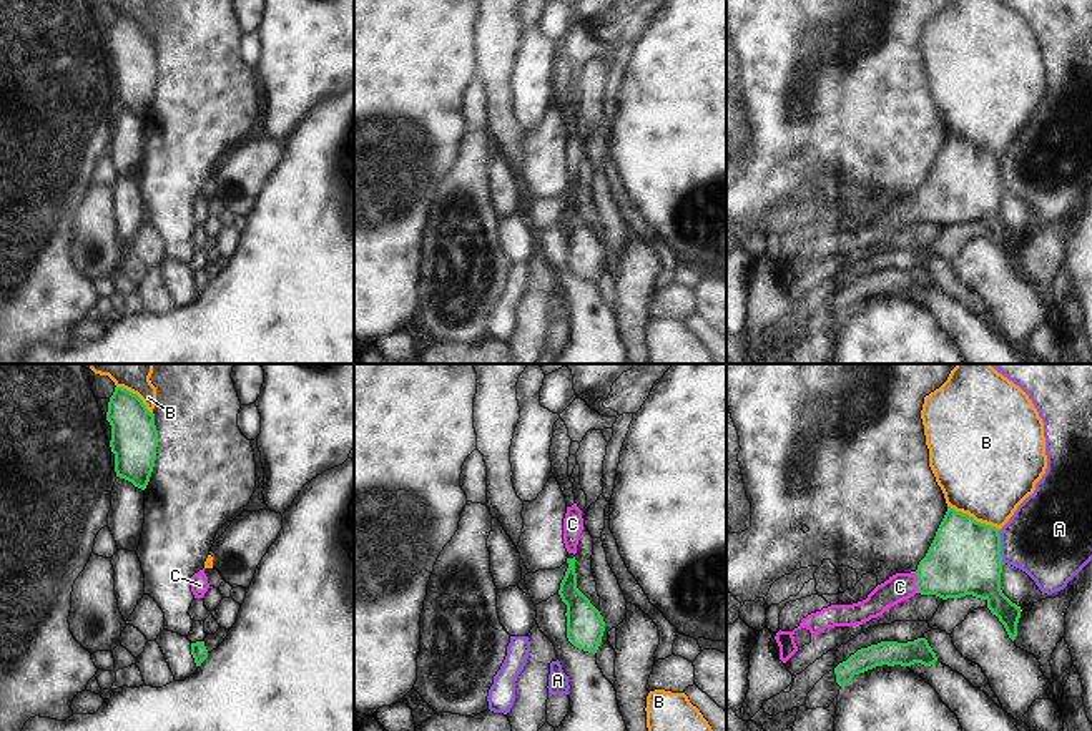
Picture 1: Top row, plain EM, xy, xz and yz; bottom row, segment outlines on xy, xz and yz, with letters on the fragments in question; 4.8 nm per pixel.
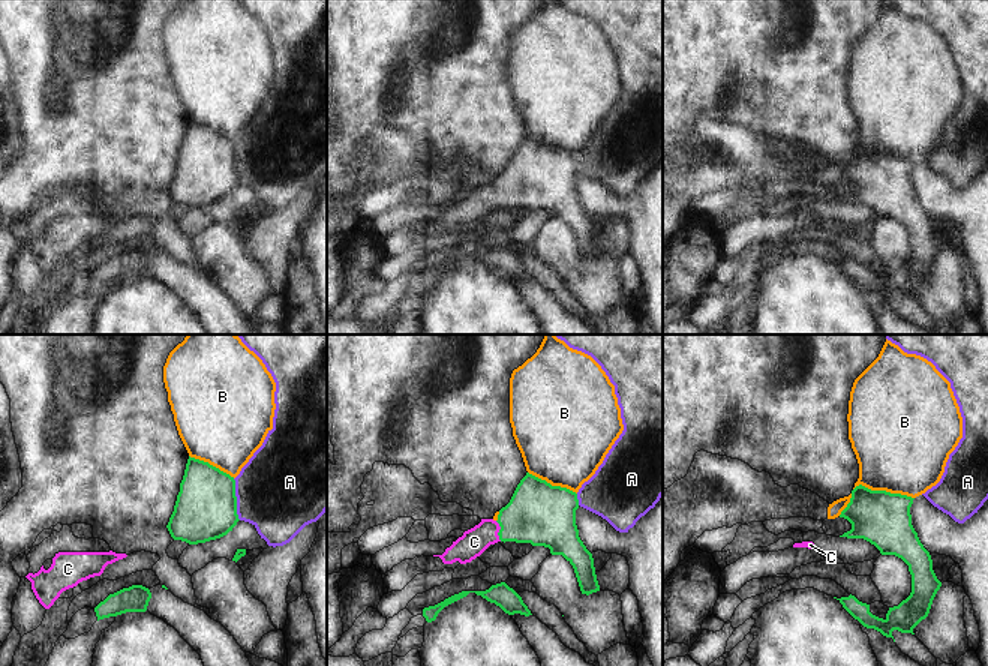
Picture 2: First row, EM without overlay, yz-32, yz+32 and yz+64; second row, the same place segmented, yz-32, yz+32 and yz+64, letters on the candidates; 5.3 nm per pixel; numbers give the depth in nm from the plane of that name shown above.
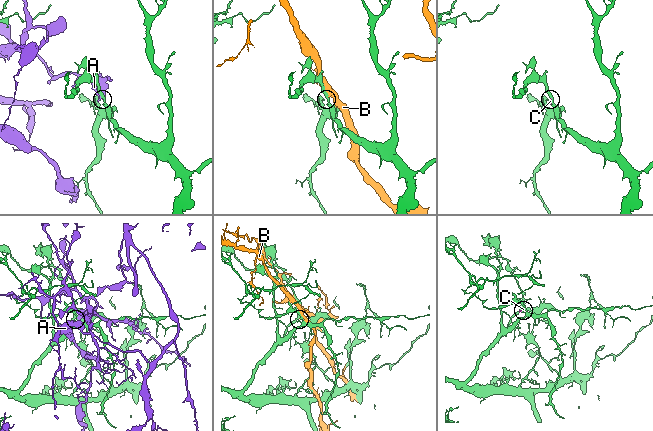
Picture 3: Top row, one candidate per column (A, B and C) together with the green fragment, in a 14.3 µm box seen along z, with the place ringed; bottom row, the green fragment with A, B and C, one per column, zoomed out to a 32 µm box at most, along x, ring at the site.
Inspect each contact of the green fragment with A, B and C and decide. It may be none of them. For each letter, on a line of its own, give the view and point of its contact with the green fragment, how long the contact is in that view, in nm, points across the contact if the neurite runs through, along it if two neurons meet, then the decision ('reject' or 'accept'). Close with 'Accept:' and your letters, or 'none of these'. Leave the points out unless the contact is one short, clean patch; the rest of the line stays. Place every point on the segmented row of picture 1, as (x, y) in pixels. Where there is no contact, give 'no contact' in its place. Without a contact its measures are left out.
A: meets green in yz at (999, 547); contact 170 nm long; reject
B: meets green in yz at (971, 517); contact 280 nm long; reject
C: meets green in yz at (916, 582); contact 110 nm long; runs through yz (963, 560), (946, 572), (916, 582), (900, 587); accept
Accept: C

